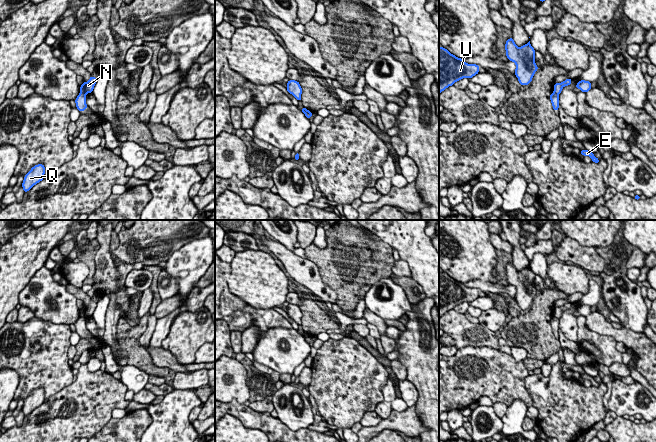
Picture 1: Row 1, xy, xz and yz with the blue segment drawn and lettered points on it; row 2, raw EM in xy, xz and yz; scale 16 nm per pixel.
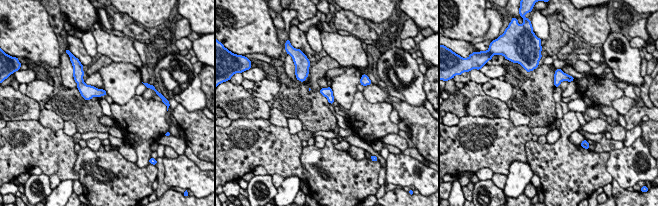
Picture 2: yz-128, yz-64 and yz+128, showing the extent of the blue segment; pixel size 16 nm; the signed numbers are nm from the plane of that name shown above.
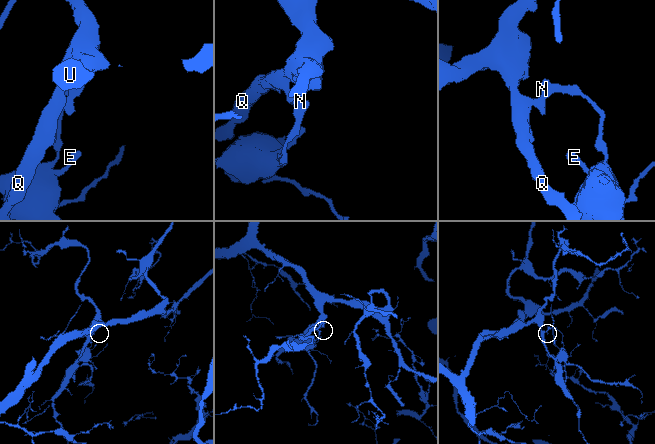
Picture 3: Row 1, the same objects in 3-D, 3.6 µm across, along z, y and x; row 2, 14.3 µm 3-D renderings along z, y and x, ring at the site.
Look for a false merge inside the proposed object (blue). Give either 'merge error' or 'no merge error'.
merge error

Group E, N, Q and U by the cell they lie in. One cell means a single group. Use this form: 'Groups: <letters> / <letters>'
Groups: E N / Q U

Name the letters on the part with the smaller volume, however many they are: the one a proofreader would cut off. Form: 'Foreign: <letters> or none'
Foreign: E, N

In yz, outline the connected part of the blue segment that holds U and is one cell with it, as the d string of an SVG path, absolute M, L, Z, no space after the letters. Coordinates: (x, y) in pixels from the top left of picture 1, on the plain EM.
M439 271L439 318L463 302L472 302L479 297L479 289L468 288L463 283Z

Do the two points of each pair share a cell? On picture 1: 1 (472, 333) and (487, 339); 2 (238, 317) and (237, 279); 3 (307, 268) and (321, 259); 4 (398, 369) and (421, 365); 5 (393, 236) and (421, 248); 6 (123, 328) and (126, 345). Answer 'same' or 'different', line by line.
1: same
2: different
3: different
4: different
5: same
6: same

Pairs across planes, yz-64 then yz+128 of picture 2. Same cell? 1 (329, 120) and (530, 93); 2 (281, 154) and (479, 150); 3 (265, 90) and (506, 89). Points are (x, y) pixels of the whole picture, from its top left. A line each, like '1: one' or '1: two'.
1: one
2: one
3: one

